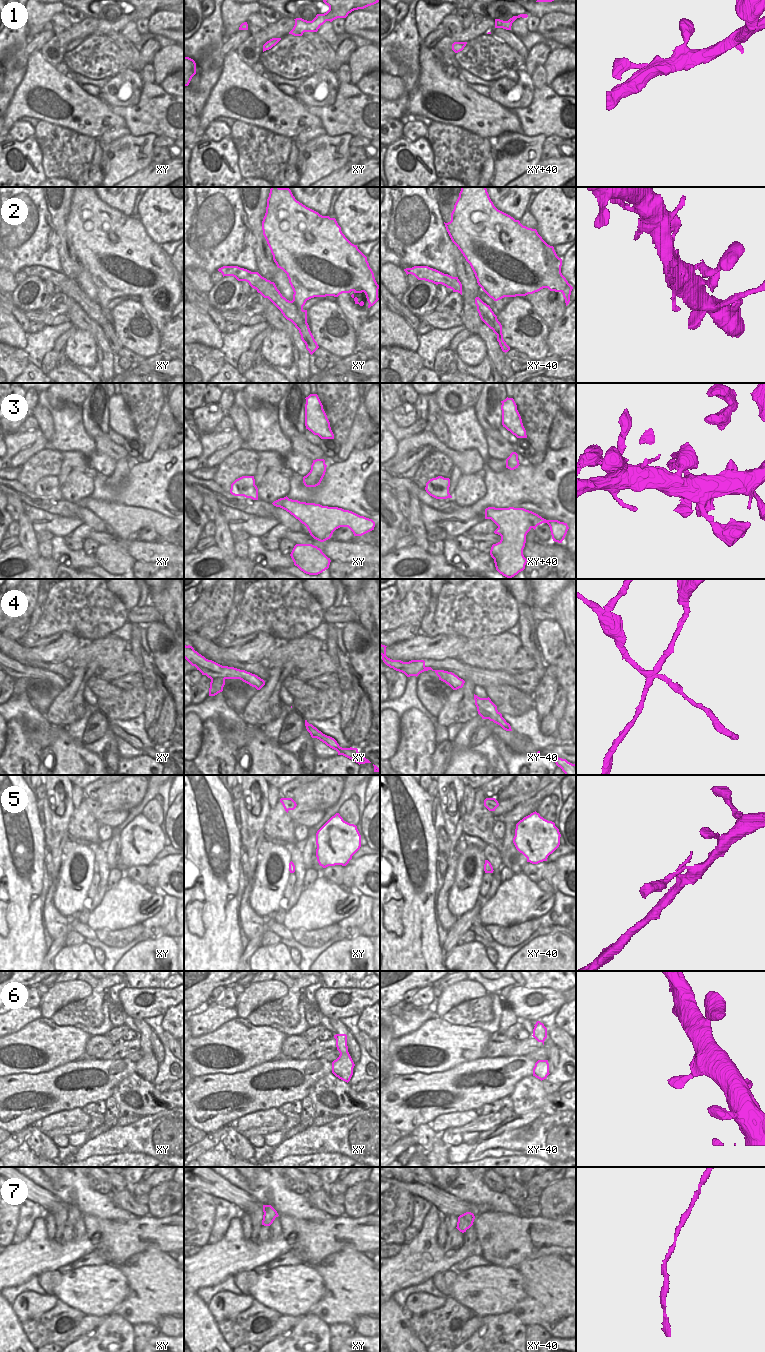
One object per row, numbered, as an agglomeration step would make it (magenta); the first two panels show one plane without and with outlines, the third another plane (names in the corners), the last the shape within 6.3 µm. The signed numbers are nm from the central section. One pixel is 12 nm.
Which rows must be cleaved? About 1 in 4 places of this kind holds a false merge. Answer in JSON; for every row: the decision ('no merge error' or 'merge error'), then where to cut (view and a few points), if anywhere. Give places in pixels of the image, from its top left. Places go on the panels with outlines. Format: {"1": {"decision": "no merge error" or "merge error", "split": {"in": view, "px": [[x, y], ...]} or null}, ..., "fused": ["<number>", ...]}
{"1": {"decision": "no merge error", "split": null}, "2": {"decision": "merge error", "split": {"in": "xy", "px": [[292, 300], [298, 308], [302, 309]]}}, "3": {"decision": "no merge error", "split": null}, "4": {"decision": "merge error", "split": {"in": "xy", "px": [[225, 678], [211, 679]]}}, "5": {"decision": "no merge error", "split": null}, "6": {"decision": "no merge error", "split": null}, "7": {"decision": "no merge error", "split": null}, "fused": ["2", "4"]}

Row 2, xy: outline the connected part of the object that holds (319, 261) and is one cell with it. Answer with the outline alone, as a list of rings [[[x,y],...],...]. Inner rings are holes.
[[[271,187],[267,199],[266,213],[262,221],[263,235],[273,255],[277,267],[282,269],[293,289],[293,302],[298,309],[303,309],[306,301],[314,297],[334,296],[342,293],[364,292],[369,303],[368,308],[378,300],[378,289],[374,273],[367,257],[352,244],[342,233],[335,218],[322,216],[295,199],[289,188]]]

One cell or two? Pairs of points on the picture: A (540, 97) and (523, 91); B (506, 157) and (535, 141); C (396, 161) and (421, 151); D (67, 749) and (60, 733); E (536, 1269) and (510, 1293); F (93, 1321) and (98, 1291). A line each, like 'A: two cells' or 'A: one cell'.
A: two cells
B: one cell
C: one cell
D: one cell
E: two cells
F: two cells

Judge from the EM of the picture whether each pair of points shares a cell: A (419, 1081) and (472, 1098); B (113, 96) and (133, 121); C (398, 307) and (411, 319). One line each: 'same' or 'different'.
A: same
B: different
C: same

